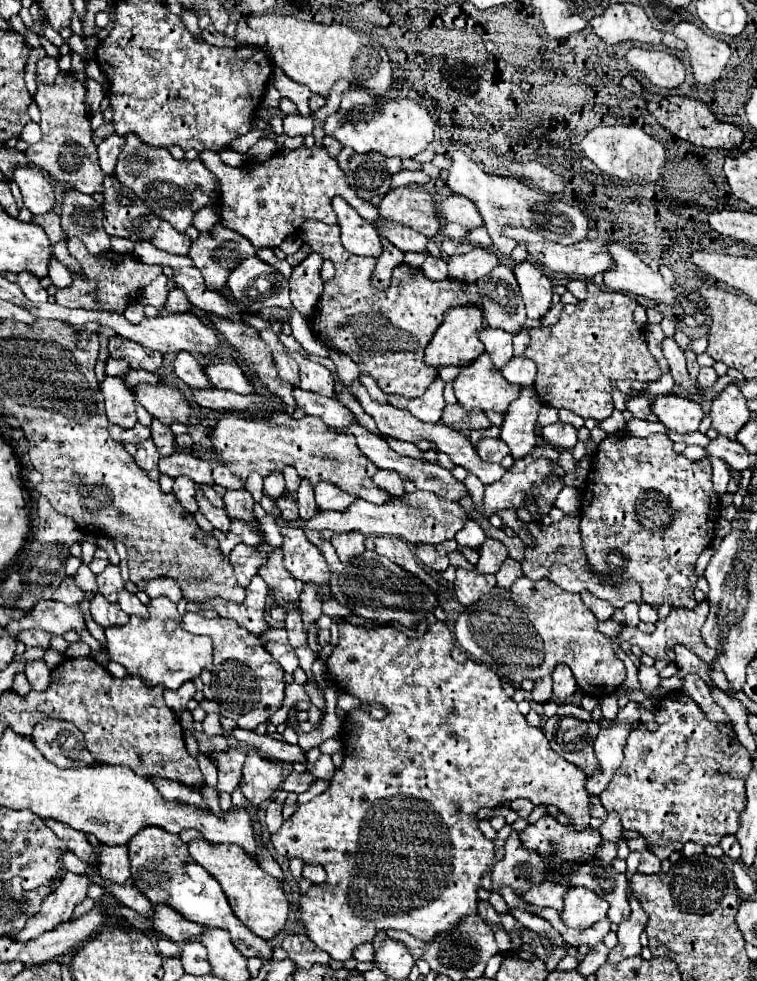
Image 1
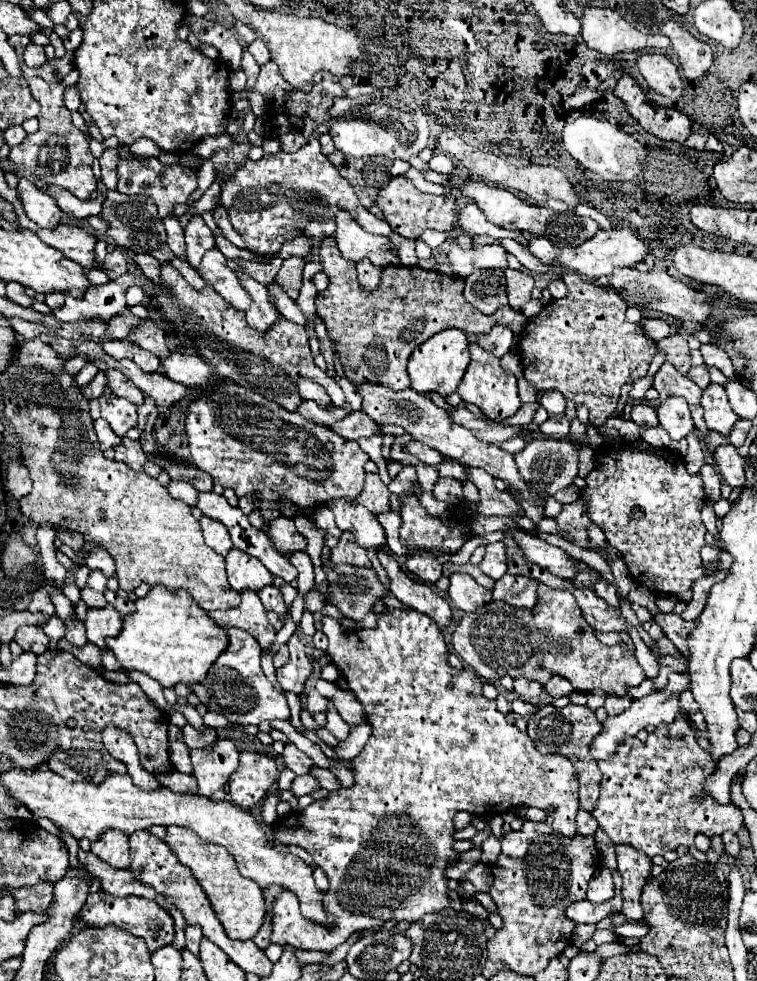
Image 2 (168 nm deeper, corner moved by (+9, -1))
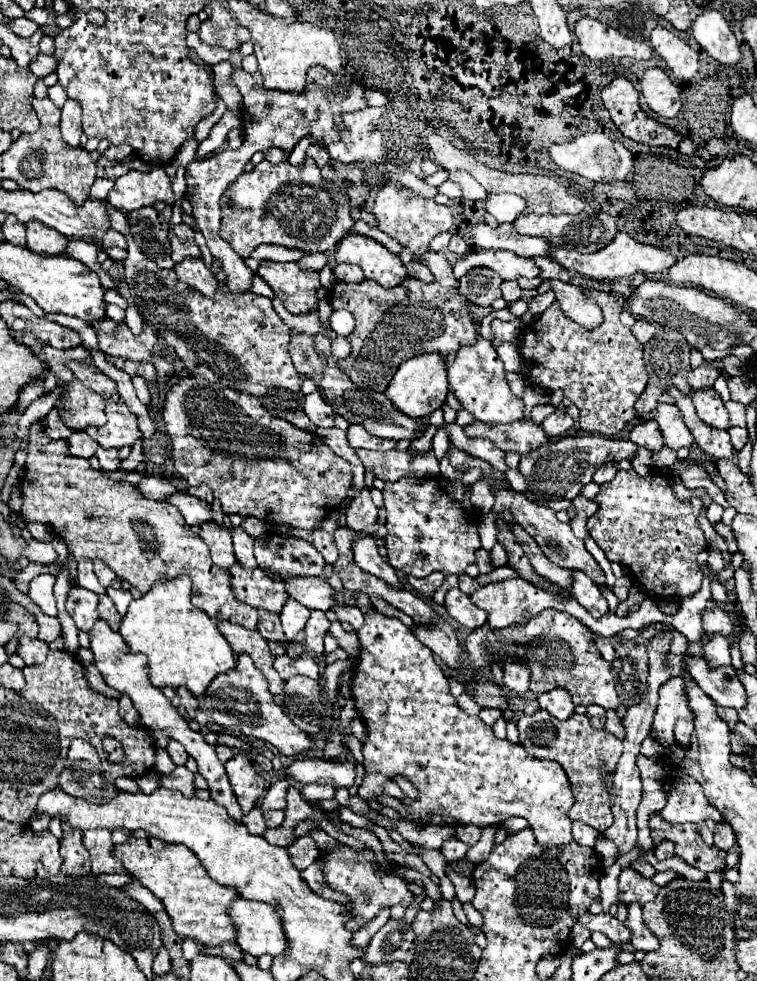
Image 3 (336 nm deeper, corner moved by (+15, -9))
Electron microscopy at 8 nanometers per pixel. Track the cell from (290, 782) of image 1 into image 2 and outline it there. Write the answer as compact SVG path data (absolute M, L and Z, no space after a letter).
M300 775L300 777L296 777L294 783L292 783L292 793L294 793L296 797L310 795L310 793L314 793L316 789L320 789L320 783L318 783L318 779L314 779L312 775Z

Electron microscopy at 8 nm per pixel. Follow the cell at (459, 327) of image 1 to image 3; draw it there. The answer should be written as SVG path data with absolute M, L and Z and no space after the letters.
M436 351L430 355L416 355L398 367L396 375L392 377L392 381L386 389L386 395L406 415L428 417L436 409L440 409L446 401L446 395L448 395L446 373L448 373L448 367L444 363L444 359L440 359L440 355L436 355Z

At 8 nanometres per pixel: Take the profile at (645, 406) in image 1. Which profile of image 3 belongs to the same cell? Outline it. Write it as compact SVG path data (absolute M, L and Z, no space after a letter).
M640 421L640 423L636 423L630 429L630 439L632 439L632 443L636 443L640 447L646 447L650 451L658 451L658 449L664 447L660 429L658 429L658 425L654 421Z

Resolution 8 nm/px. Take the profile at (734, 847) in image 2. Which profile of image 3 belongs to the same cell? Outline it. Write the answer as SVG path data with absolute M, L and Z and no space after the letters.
M728 823L718 825L718 829L716 829L716 833L714 833L714 845L720 847L722 851L730 851L730 849L736 845L734 831L732 831L732 827L728 827Z

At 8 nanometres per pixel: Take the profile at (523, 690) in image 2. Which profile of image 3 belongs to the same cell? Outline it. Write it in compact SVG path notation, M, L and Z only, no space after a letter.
M506 665L504 667L504 685L508 691L524 697L528 693L528 679L530 671L522 665Z

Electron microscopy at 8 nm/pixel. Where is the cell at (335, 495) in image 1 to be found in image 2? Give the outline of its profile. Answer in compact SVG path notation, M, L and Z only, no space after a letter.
M336 499L328 505L328 509L336 515L336 525L340 531L350 531L354 541L362 549L384 549L386 533L378 523L376 515L370 515L364 507L358 507L346 499Z

